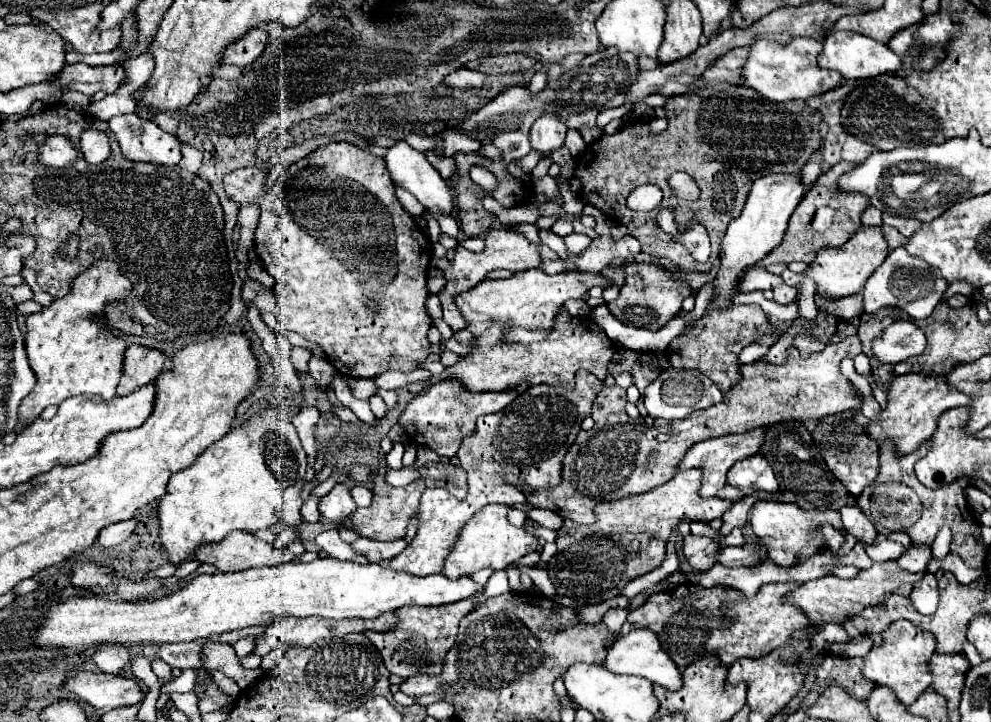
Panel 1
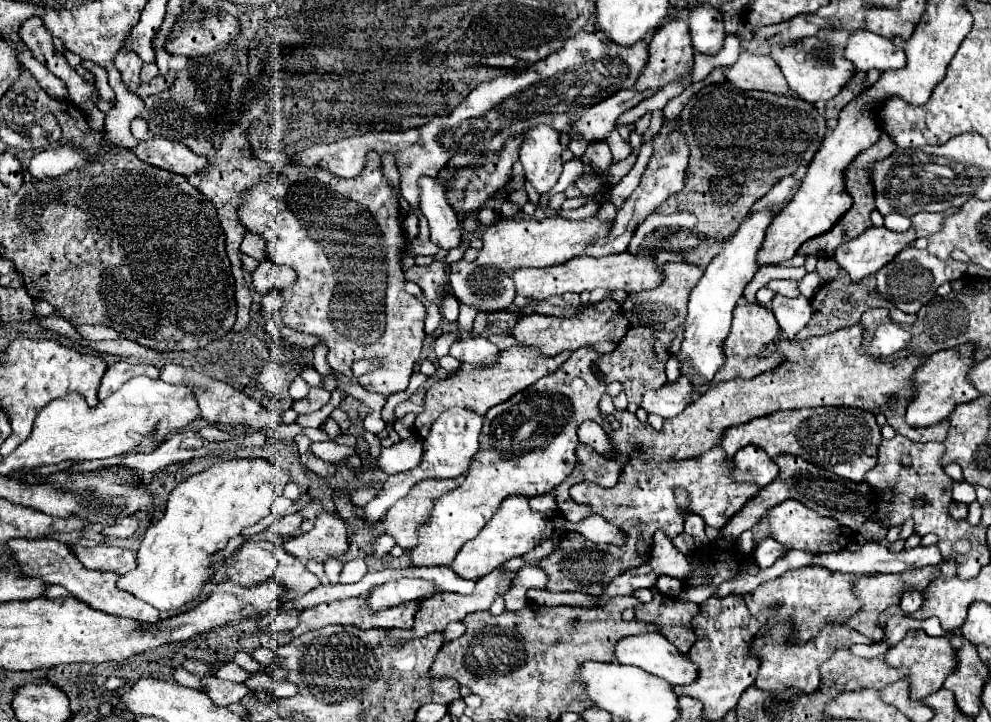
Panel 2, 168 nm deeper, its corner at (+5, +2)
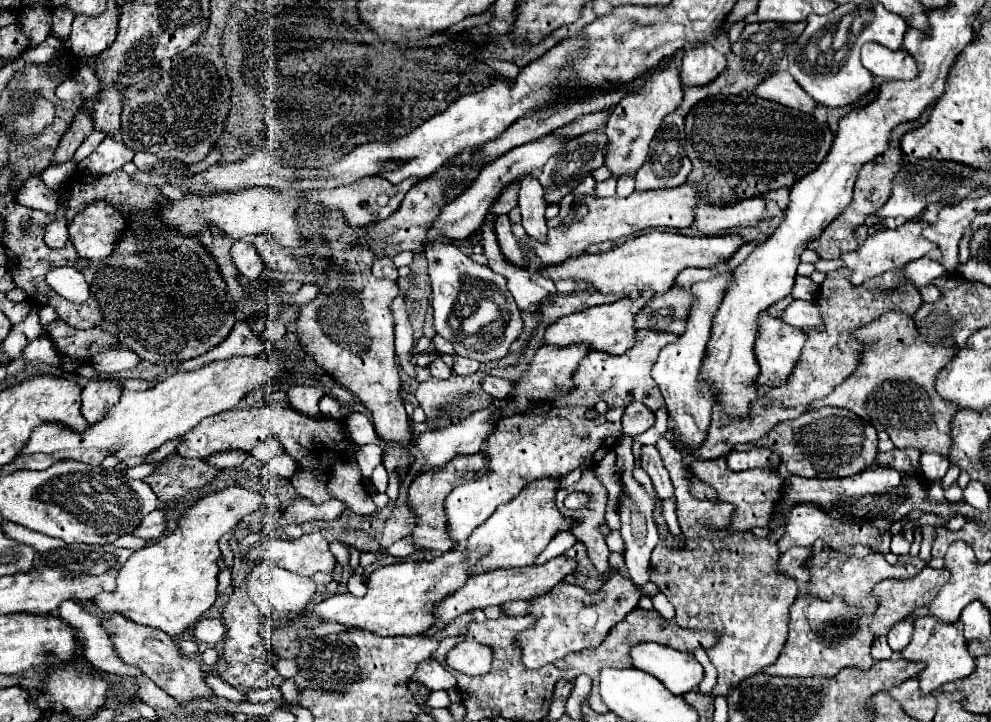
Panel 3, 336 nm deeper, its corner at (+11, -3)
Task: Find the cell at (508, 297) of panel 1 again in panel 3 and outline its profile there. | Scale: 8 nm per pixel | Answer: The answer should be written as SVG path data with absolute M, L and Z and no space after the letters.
M652 231L640 235L636 239L628 239L626 243L598 255L580 255L576 259L568 259L560 265L552 265L542 269L542 275L552 281L558 279L574 279L574 281L590 281L592 287L600 293L622 293L624 297L632 291L638 293L666 293L676 275L686 267L714 267L718 263L728 261L742 245L744 237L738 233L722 235L722 237L686 237L670 231Z

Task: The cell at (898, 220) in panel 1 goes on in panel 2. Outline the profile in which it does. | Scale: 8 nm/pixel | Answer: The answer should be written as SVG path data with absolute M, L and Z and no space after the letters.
M954 208L954 210L940 212L940 214L920 212L920 214L910 216L910 220L912 220L912 226L916 228L916 234L918 234L918 236L928 236L928 234L932 234L932 232L938 232L940 226L942 226L942 218L944 218L946 214L952 214L952 212L958 212L958 210Z

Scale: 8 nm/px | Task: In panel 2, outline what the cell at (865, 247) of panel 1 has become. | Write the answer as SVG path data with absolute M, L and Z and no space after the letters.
M870 226L858 238L844 242L834 250L832 258L844 268L854 282L860 282L864 276L874 274L886 262L890 262L898 250L904 250L912 240L916 240L916 230L908 232L892 232L884 226Z

